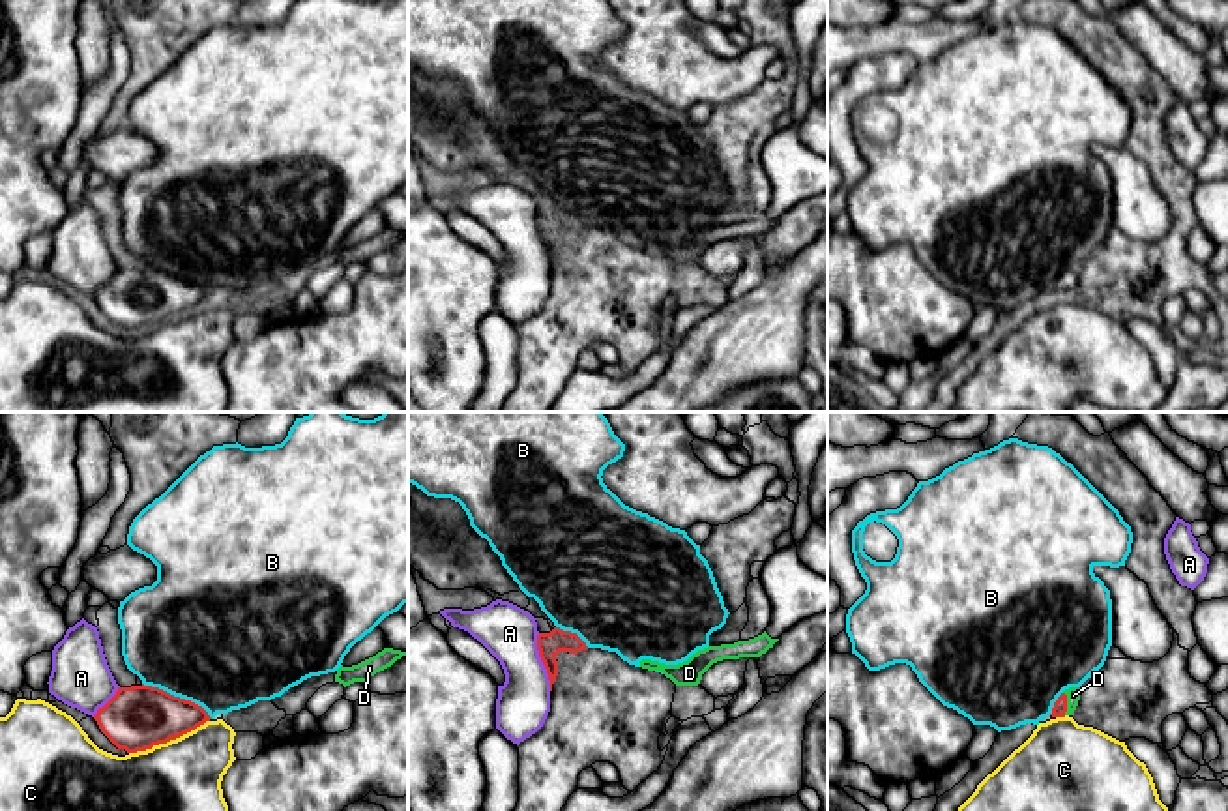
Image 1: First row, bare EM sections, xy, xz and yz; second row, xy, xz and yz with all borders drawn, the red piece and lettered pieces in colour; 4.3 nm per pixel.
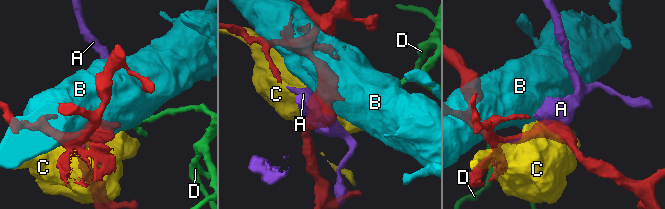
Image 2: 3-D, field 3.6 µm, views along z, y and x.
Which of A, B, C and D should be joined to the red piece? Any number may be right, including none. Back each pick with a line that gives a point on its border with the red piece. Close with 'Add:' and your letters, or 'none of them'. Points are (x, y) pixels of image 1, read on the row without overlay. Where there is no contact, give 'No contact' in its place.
D: Touches red at yz (1066, 283)
Add: D

